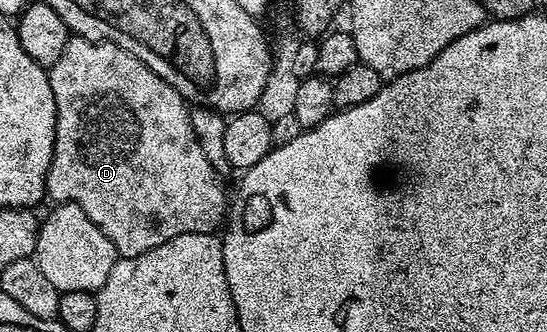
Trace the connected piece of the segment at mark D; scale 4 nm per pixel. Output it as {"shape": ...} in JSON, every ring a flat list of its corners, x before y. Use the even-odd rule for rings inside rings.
{"shape":[[76,36,70,37,67,48,63,48,63,56,59,56,59,60,55,60,55,64,48,67,48,71,51,92,55,92,57,123,55,124,53,159,47,172,45,192,50,199,54,198,52,200,54,203,70,202,83,208,83,212,91,216,93,223,105,233,107,240,111,240,111,244,122,258,139,256,151,248,159,248,159,244,181,236,183,233,214,233,222,229,227,218,227,194,225,198,225,190,221,187,222,179,211,168,207,156,203,156,203,148,199,148,199,140,195,140,195,132,191,128,191,116,189,115,190,103,181,98,179,92,175,92,175,88,167,84,167,80,151,72,151,68,147,68,143,60,131,56,131,52,115,44,92,42]]}

